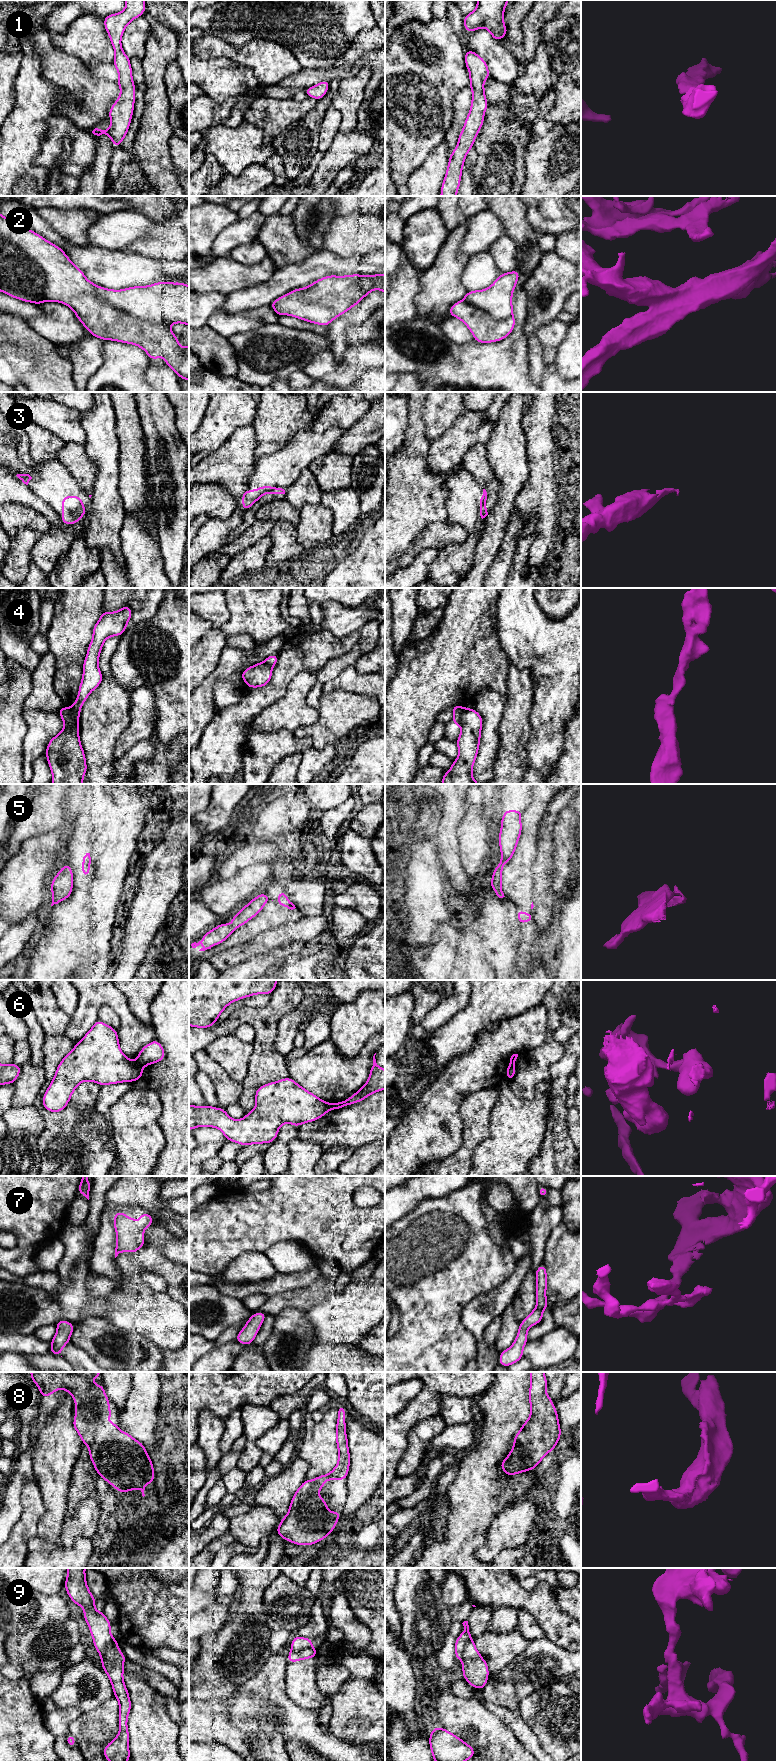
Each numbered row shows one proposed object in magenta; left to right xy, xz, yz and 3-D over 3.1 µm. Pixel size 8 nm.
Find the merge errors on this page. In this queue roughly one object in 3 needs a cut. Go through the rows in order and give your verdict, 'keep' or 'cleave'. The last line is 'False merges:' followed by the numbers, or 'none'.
1: keep
2: keep
3: cleave
4: cleave
5: cleave
6: cleave
7: keep
8: keep
9: cleave
False merges: 3, 4, 5, 6, 9

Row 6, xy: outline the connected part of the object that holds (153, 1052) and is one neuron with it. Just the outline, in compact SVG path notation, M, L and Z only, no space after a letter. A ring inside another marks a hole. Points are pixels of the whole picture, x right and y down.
M155 1039L141 1049L136 1058L136 1063L141 1067L145 1067L162 1061L165 1055L162 1045Z

